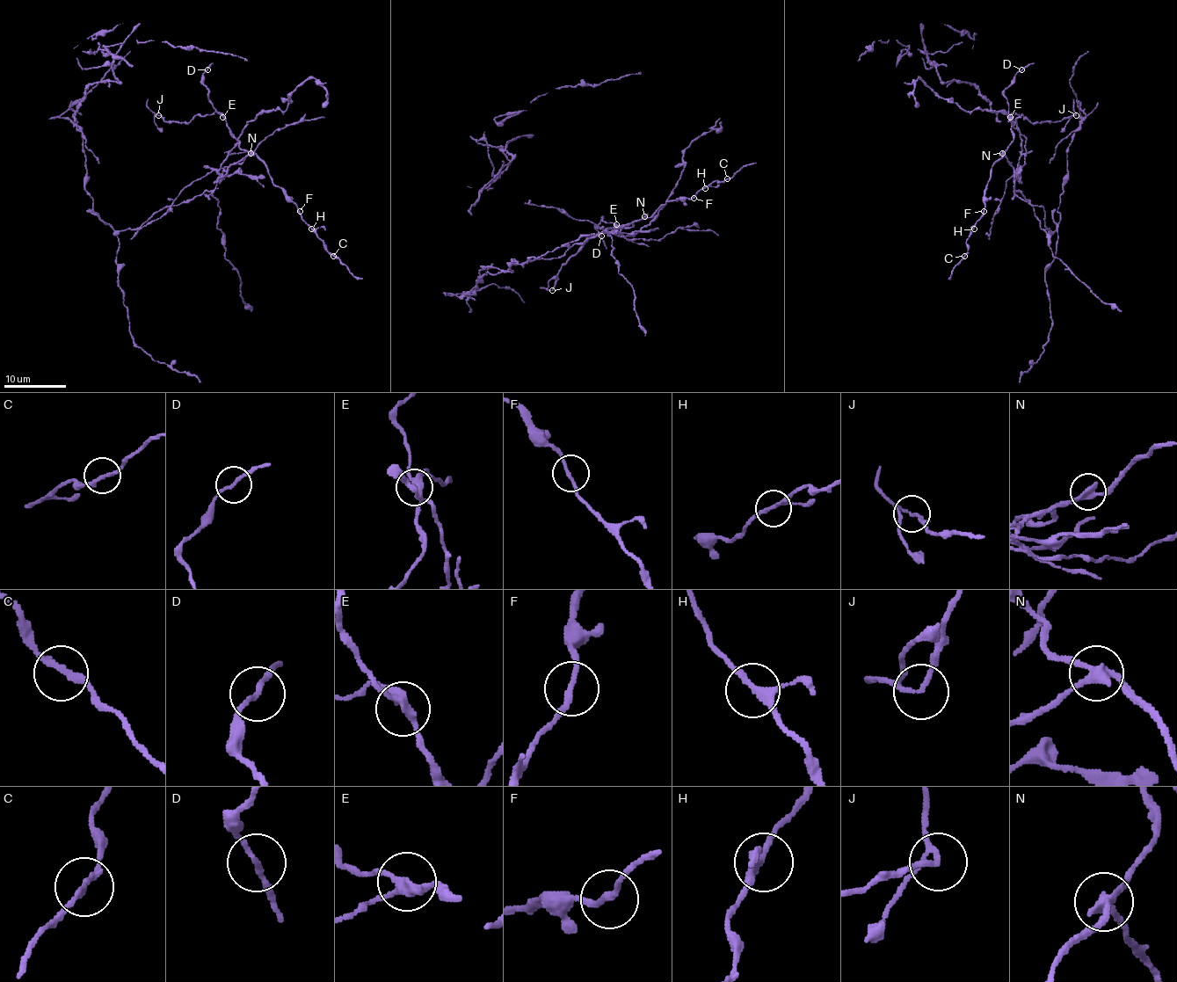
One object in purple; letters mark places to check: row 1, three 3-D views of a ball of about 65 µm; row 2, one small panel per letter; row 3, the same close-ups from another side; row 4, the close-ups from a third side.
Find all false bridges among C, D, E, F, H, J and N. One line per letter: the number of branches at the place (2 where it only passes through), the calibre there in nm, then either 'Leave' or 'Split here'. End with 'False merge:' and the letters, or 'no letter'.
C: Branches: 2. Thickness 200 nm. Leave
D: Branches: 2. Thickness 160 nm. Leave
E: Branches: 3. Thickness 280 nm. Leave
F: Branches: 2. Thickness 170 nm. Leave
H: Branches: 3. Thickness 190 nm. Leave
J: Branches: 3. Thickness 130 nm. Split here
N: Branches: 3. Thickness 280 nm. Split here
False merge: J, N

